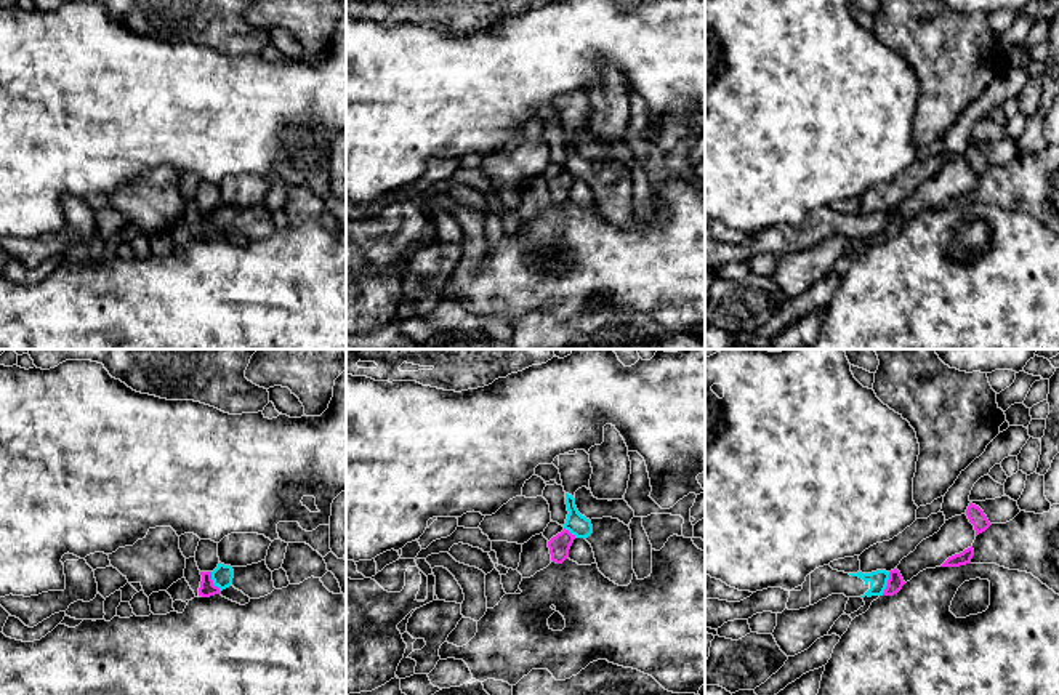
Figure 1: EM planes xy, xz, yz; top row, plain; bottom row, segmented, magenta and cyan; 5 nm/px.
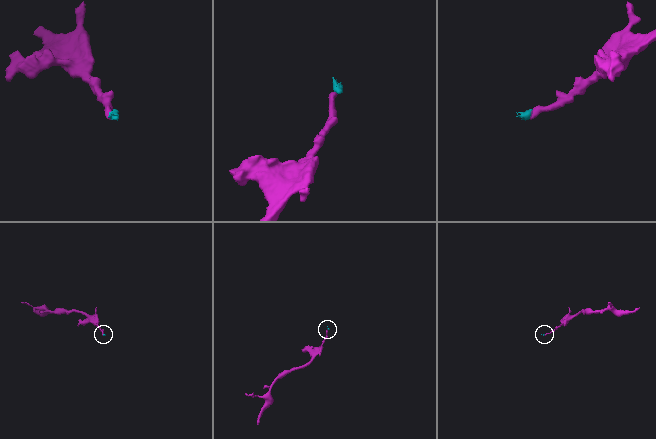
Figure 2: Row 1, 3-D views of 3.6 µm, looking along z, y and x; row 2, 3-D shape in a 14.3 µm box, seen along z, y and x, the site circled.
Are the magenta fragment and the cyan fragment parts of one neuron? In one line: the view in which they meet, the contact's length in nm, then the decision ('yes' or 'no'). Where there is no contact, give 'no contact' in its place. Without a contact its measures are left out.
yz | 130 nm | no

